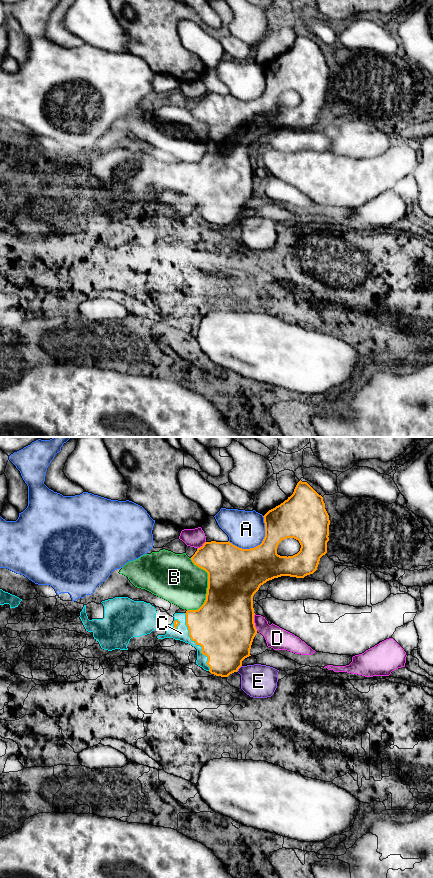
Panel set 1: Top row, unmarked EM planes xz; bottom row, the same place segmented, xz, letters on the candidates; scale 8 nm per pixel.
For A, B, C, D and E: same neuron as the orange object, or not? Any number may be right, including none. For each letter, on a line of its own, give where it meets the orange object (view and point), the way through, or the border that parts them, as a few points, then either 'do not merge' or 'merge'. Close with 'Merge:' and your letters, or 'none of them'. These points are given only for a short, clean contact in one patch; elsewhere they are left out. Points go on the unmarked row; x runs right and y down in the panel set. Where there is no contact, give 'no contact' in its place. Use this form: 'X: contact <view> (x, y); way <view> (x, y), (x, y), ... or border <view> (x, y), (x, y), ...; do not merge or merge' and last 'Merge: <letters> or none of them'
A: contact xz (258, 97); do not merge
B: contact xz (208, 135); do not merge
C: contact xz (195, 194); merge
D: contact xz (253, 174); do not merge
E: contact xz (239, 219); border xz (241, 217), (236, 223); do not merge
Merge: C

